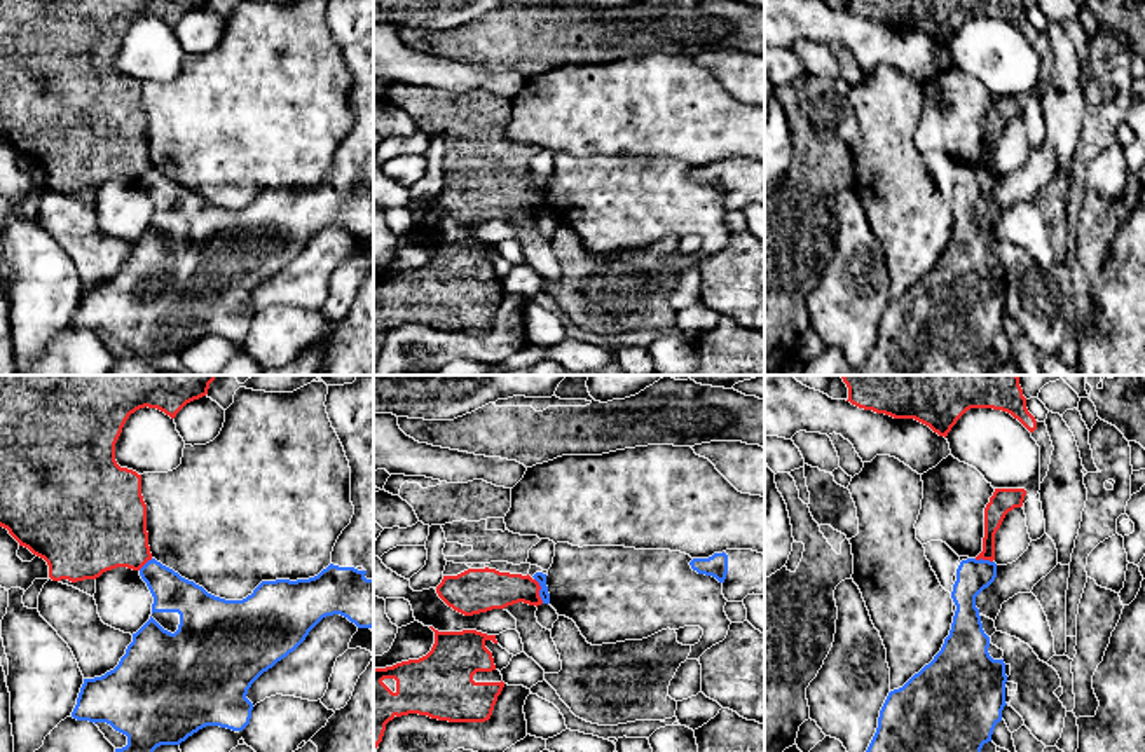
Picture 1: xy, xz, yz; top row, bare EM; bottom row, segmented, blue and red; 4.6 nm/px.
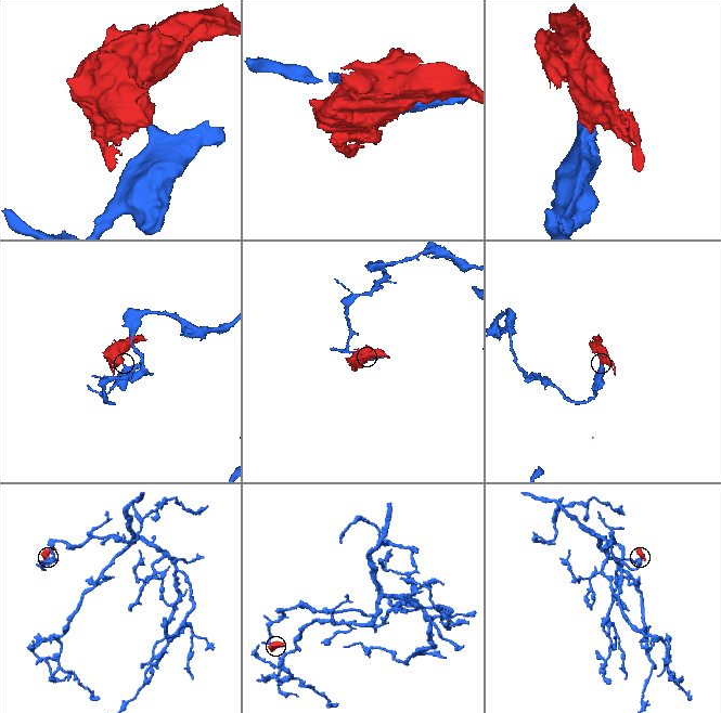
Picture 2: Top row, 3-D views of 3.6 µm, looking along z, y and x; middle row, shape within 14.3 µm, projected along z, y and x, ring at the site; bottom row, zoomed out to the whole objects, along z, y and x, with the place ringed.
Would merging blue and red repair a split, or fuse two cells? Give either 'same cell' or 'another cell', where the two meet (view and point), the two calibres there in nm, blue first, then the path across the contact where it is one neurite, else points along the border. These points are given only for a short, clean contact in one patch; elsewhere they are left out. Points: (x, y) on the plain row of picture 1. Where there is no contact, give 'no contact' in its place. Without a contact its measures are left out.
another cell; meets blue in xz at (540, 199); 50 nm thick on the blue side, 190 nm on the other; border along xz (534, 187), (543, 211)

